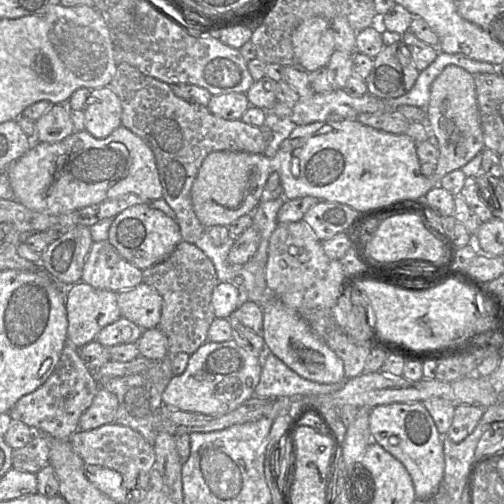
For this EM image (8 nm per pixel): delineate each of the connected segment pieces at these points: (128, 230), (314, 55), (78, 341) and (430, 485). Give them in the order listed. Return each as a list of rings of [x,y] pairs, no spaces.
[[[137,204],[113,218],[108,241],[126,261],[144,270],[165,260],[182,241],[182,236],[175,219],[146,204]]]
[[[322,17],[305,20],[292,34],[292,47],[300,68],[306,72],[326,67],[335,50],[331,21]]]
[[[82,281],[66,288],[66,310],[68,315],[68,344],[78,349],[91,341],[95,341],[102,328],[122,317],[116,292],[97,289]]]
[[[422,403],[377,405],[369,411],[372,442],[381,445],[398,459],[411,476],[417,499],[426,501],[438,490],[443,479],[445,460],[442,438],[429,412]]]

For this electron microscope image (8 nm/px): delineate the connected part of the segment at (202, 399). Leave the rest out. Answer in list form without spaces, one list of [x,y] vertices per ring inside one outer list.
[[[233,339],[206,341],[190,355],[185,371],[174,375],[162,394],[163,406],[211,416],[227,414],[254,395],[262,370],[262,355],[240,347]]]

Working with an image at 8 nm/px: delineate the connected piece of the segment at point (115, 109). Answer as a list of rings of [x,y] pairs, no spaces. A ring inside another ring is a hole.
[[[110,86],[90,91],[84,110],[85,130],[97,139],[104,139],[122,125],[121,101]]]

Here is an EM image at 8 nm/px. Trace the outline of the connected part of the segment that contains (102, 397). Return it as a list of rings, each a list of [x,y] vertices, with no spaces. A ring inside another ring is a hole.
[[[99,387],[92,404],[79,419],[79,429],[88,431],[115,422],[118,406],[117,396]]]

